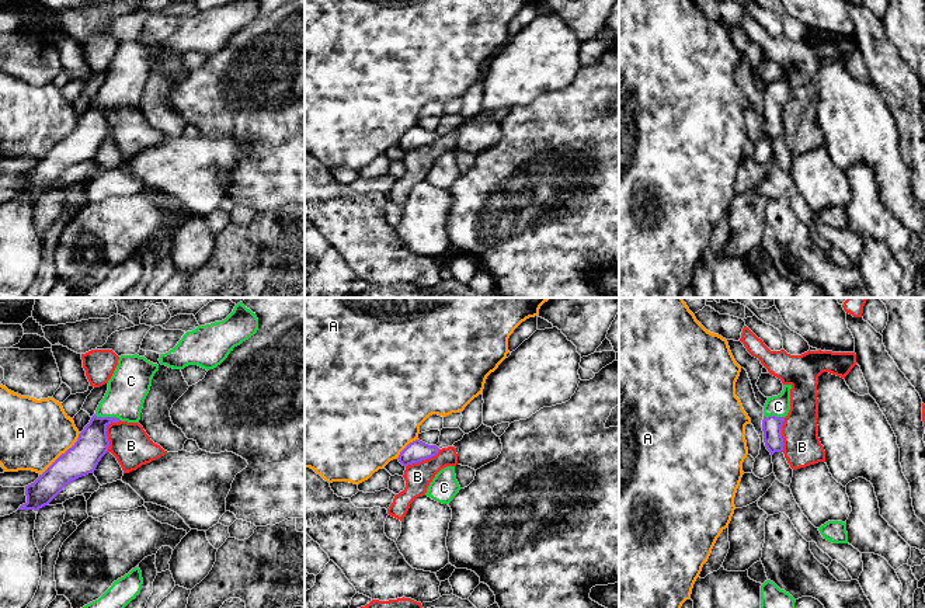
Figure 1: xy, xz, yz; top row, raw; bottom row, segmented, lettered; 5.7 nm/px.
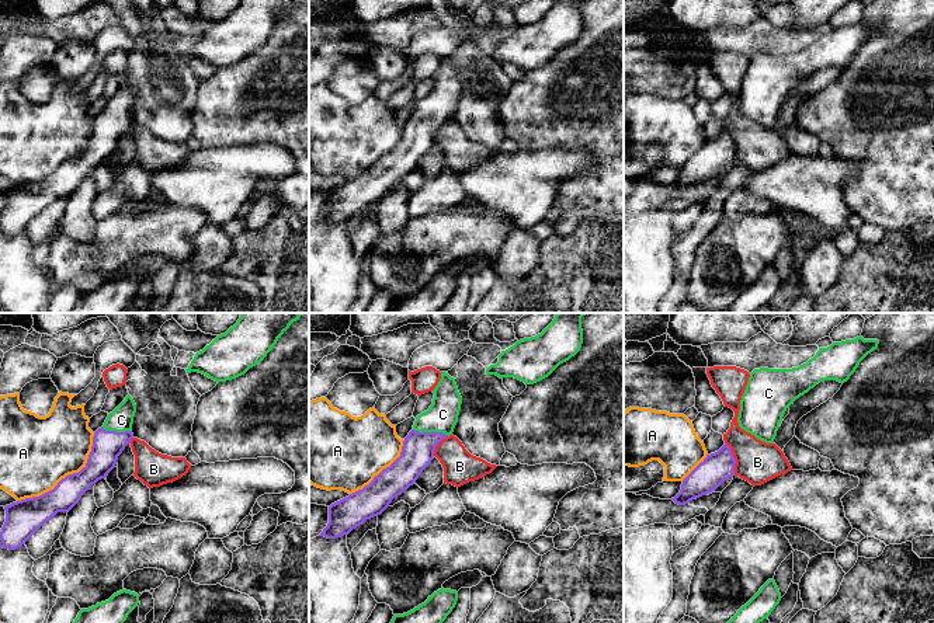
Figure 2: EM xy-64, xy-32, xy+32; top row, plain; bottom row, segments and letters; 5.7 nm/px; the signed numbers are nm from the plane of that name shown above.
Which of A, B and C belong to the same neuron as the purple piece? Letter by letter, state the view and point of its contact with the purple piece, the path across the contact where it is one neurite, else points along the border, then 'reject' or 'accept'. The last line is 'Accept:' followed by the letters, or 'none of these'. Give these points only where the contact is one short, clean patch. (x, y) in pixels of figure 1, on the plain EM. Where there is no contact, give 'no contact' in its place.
A: xy (62, 139) | reject
B: xy (105, 118) | along xy (120, 106), (112, 107), (107, 113), (108, 134), (105, 136) | reject
C: xy (108, 103) | across xy (91, 131), (96, 115), (108, 103), (125, 83), (131, 66) | accept
Accept: C

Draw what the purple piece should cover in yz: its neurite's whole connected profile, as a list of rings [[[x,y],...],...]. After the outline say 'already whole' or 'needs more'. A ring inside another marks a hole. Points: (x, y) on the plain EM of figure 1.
[[[783,70],[782,79],[768,83],[764,91],[764,128],[771,140],[783,136],[782,111],[790,95],[790,74],[792,70]]]; needs more

